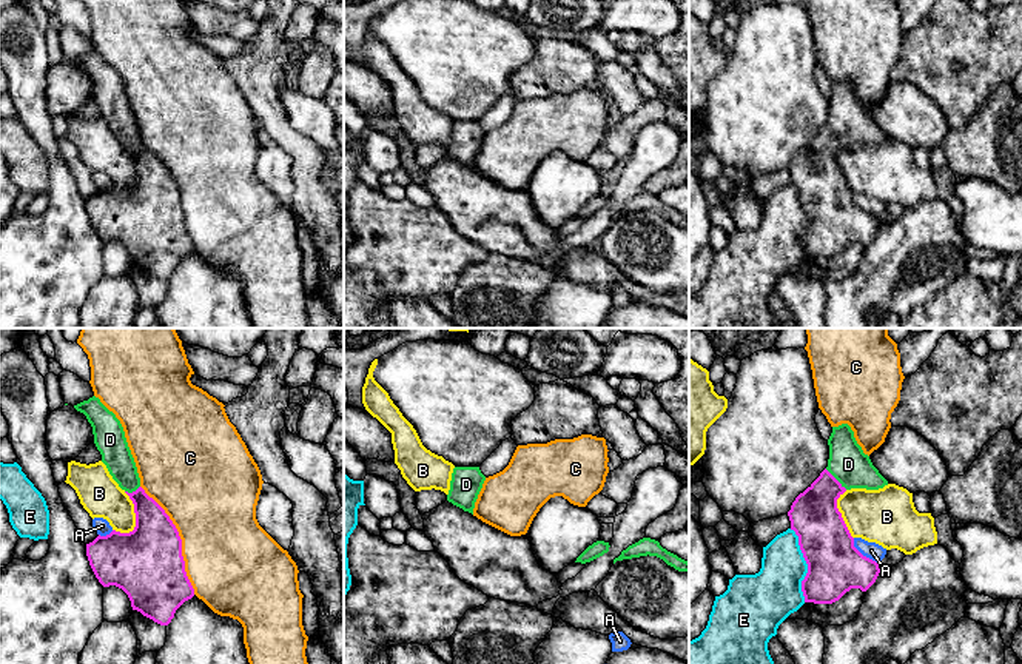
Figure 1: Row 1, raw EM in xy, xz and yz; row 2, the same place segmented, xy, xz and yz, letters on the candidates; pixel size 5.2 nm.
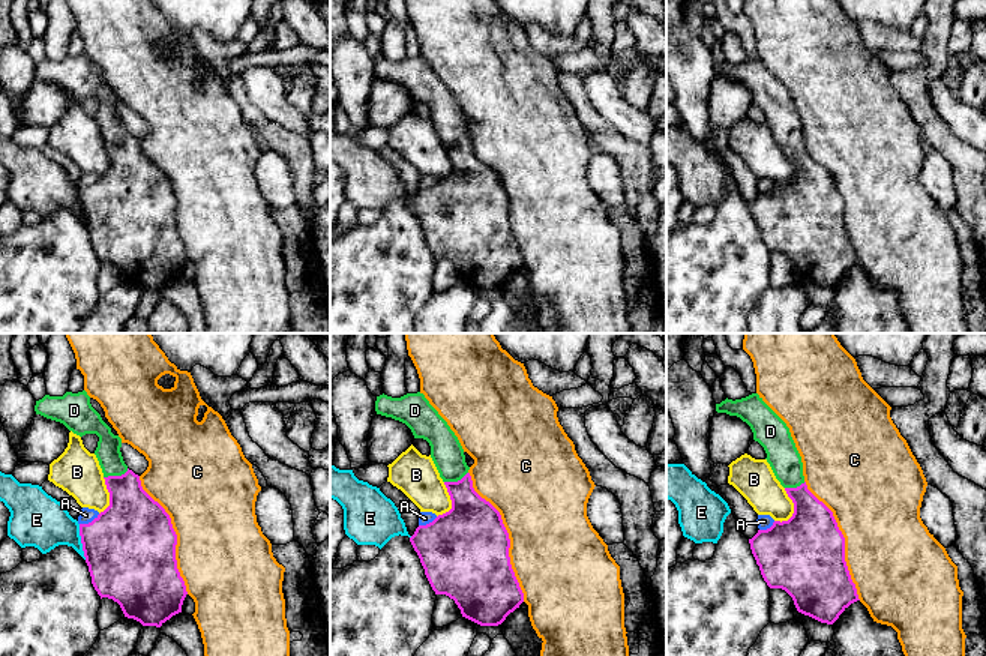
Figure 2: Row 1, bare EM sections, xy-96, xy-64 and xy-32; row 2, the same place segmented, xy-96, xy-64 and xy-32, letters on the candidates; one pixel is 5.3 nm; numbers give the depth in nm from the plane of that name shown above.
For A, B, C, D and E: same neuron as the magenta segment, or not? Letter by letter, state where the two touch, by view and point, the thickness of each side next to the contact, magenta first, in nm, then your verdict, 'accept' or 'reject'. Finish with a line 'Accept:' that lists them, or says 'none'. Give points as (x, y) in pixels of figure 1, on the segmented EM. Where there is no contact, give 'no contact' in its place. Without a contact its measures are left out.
A: yz (860, 553) | 280/90 nm | reject
B: xy (134, 512) | 340/220 nm | reject
C: xy (181, 539) | 380/460 nm | reject
D: yz (834, 478) | 260/200 nm | accept
E: yz (806, 563) | 280/280 nm | reject
Accept: D

